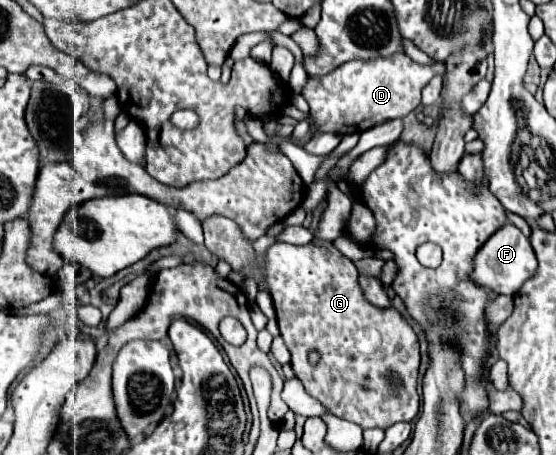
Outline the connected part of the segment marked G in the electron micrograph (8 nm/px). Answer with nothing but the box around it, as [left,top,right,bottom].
[266,240,420,430]

